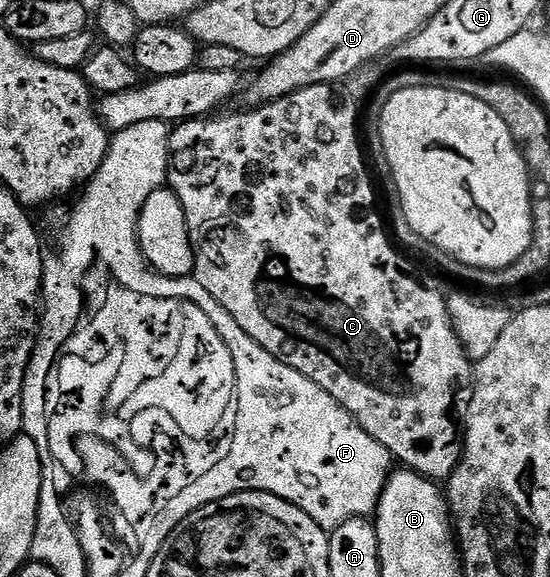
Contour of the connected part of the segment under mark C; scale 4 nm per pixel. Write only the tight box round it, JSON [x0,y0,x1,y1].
[166,83,473,481]

